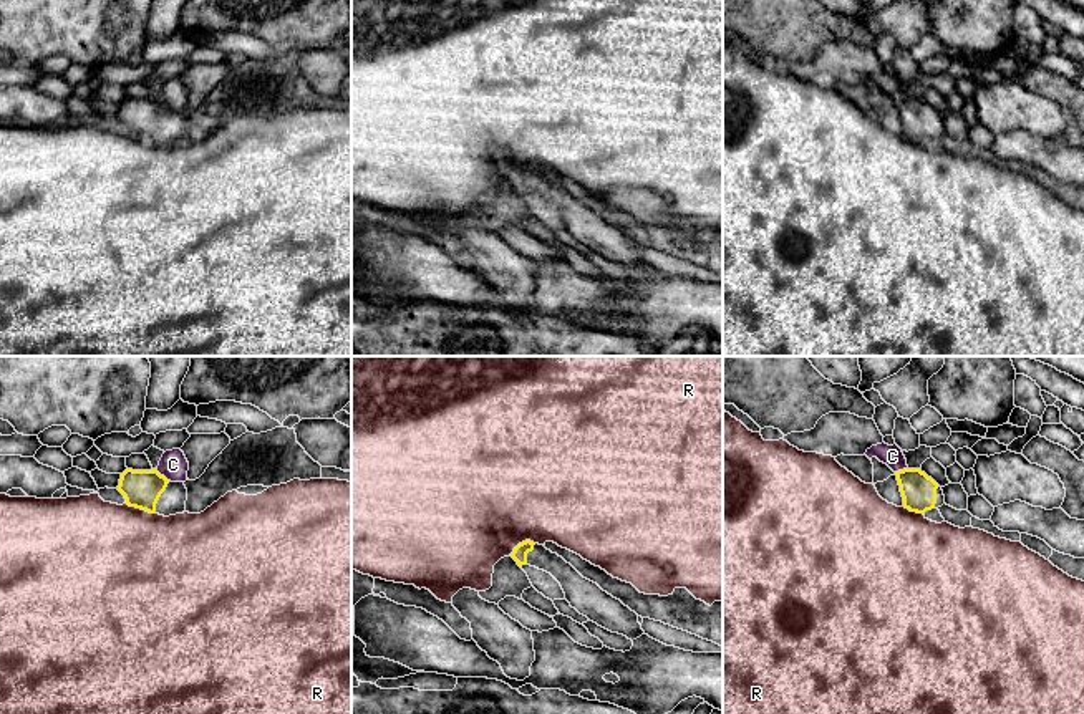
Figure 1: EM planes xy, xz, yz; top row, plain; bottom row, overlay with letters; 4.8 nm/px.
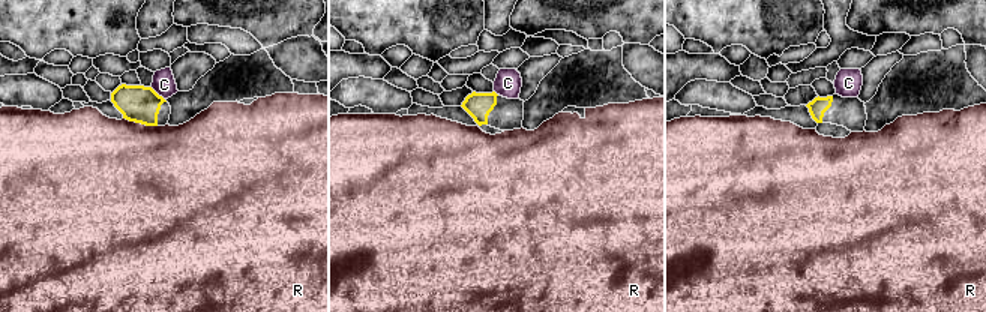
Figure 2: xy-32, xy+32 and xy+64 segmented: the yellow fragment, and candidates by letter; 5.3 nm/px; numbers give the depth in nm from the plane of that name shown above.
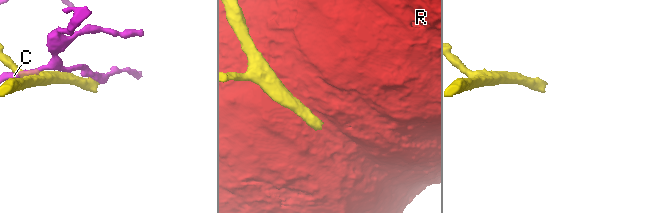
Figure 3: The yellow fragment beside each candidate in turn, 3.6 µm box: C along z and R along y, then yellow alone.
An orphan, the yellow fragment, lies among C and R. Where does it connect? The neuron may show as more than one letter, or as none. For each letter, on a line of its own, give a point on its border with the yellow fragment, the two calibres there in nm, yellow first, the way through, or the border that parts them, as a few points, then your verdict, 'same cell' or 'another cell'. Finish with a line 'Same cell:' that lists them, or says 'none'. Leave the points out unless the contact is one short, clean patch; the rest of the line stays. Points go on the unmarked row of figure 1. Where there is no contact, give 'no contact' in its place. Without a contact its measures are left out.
C: contact xy (159, 103); calibres 190 and 140 nm; another cell
R: contact xy (141, 138); calibres 190 and 500 nm; another cell
Same cell: none

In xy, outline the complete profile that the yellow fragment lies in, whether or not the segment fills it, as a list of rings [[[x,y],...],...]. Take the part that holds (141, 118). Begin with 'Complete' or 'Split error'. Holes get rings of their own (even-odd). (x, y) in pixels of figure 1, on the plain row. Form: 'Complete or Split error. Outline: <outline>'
Split error. Outline: [[[126,98],[121,103],[118,119],[129,136],[159,142],[164,146],[184,142],[187,118],[184,111],[171,111],[154,99]]]

